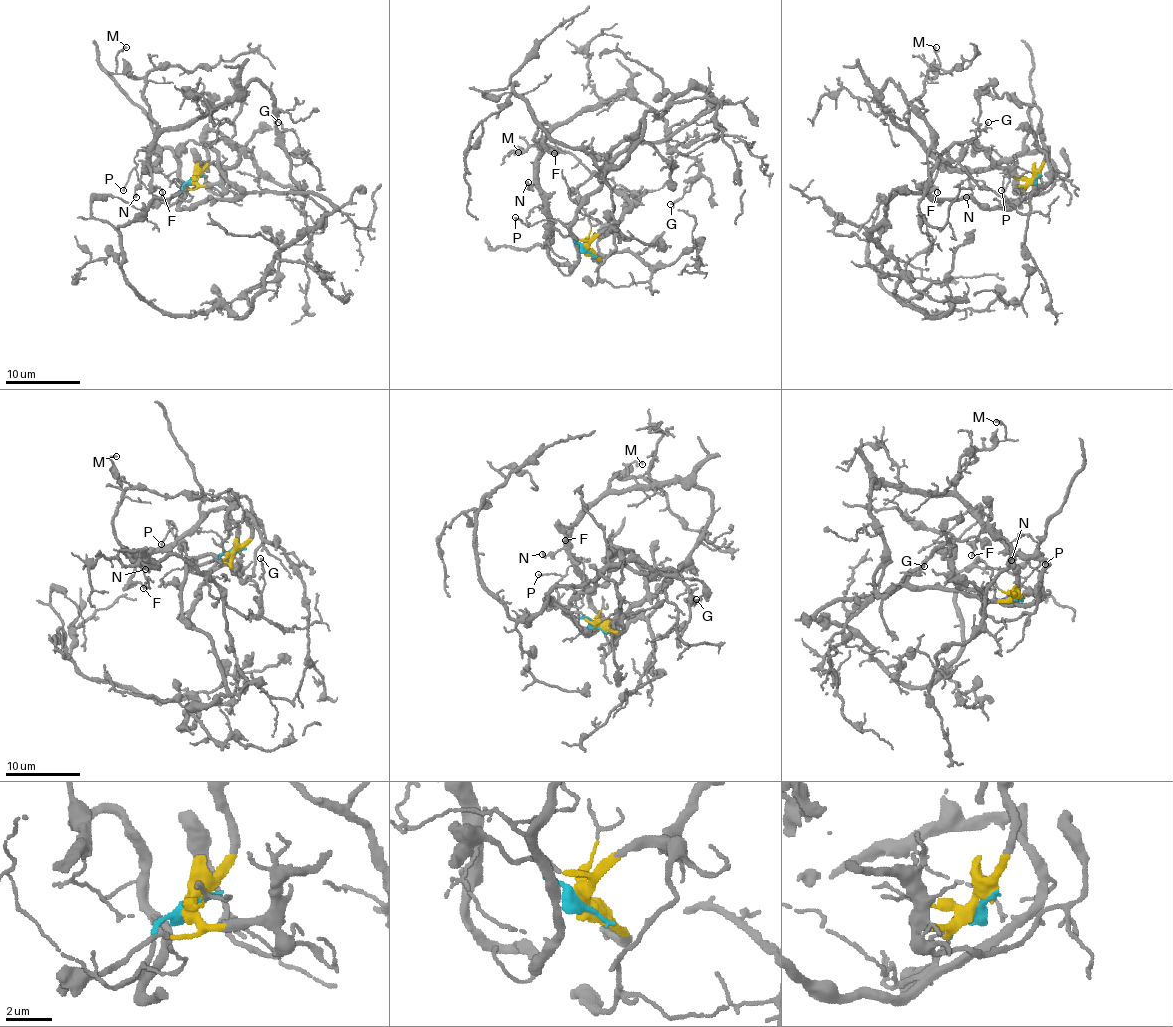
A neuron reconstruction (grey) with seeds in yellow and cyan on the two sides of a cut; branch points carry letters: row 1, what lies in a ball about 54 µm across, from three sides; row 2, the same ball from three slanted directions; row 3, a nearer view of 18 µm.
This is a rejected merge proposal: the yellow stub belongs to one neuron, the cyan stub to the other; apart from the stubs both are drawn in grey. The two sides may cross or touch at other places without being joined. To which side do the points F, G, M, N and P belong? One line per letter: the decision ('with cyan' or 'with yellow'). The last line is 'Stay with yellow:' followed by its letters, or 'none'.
F: with yellow
G: with yellow
M: with yellow
N: with yellow
P: with cyan
Stay with yellow: F, G, M, N

